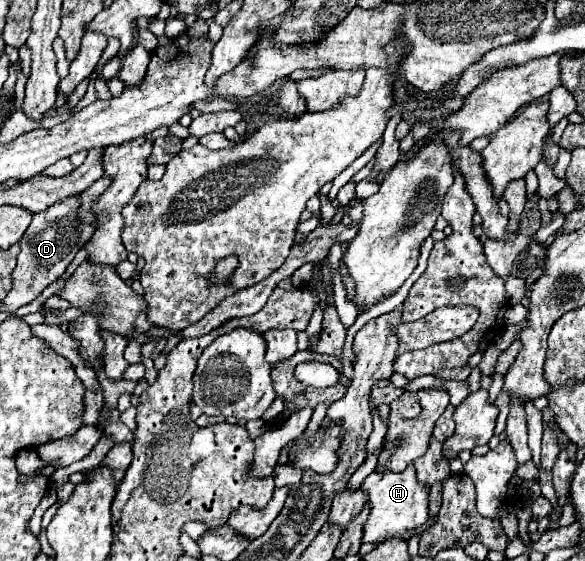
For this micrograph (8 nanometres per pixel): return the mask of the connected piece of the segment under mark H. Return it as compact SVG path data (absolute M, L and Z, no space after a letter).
M408 465L404 471L372 471L364 483L362 489L368 491L368 501L372 505L368 523L364 527L364 543L366 541L384 541L402 537L406 531L412 531L428 521L428 487L418 483L414 465Z

